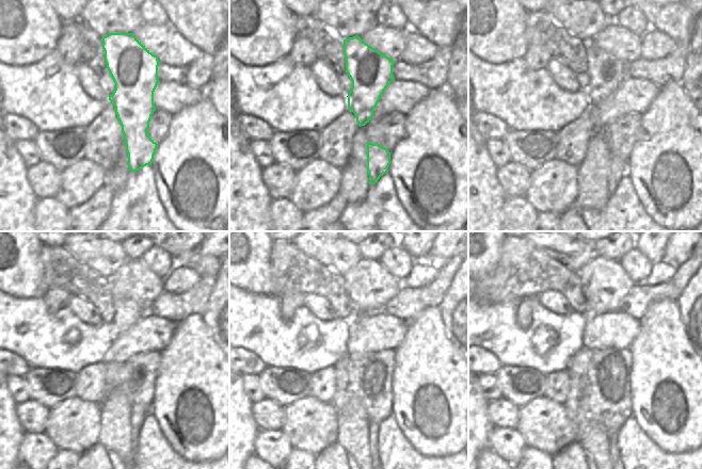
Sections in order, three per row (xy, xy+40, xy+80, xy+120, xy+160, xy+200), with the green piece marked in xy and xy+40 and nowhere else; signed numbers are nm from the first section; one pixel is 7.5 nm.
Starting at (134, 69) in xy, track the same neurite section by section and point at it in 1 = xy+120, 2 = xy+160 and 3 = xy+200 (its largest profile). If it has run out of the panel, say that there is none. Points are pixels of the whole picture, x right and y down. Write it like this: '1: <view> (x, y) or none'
1: xy+120 (126, 312)
2: xy+160 (373, 426)
3: xy+200 (612, 439)

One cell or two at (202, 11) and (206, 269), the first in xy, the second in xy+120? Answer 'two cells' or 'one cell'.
one cell

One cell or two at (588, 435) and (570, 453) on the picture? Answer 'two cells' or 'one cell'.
two cells

